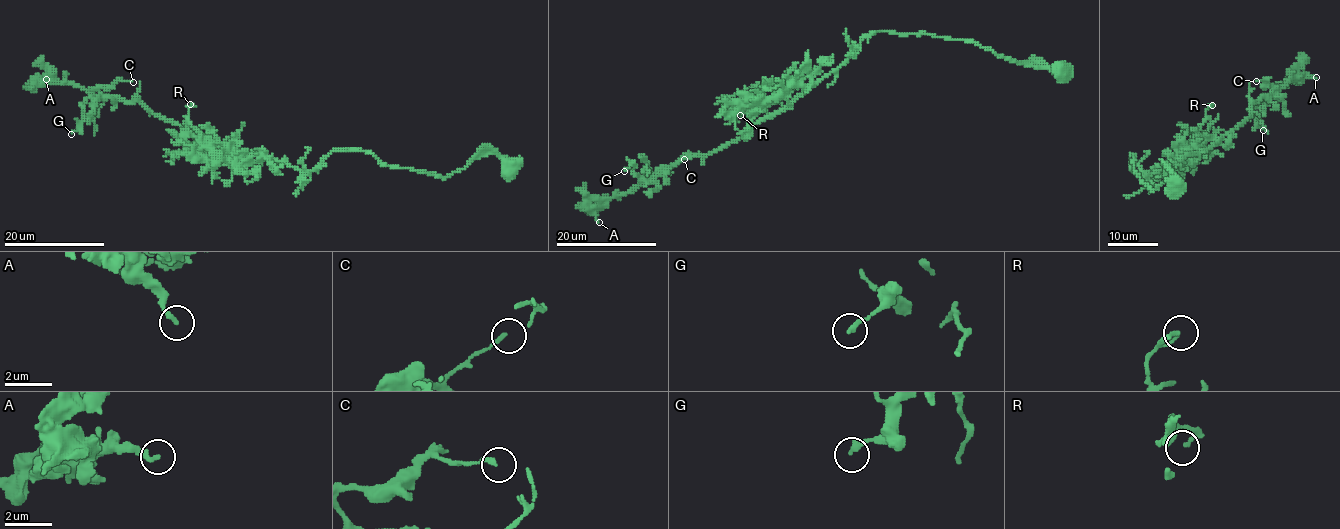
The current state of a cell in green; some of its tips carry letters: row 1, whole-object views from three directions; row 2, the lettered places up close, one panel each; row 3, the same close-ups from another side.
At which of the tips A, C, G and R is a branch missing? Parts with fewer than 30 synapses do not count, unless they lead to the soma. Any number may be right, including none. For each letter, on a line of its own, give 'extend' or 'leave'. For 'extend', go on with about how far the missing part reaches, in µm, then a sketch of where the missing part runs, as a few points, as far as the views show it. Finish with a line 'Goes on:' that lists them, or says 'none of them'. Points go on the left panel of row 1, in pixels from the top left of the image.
A: leave
C: leave
G: leave
R: leave
Goes on: none of them

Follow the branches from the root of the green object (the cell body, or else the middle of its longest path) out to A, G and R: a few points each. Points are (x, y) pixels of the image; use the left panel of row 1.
A: (513, 166), (485, 154), (442, 178), (334, 150), (302, 172), (208, 141), (138, 102), (36, 80), (46, 79)
G: (513, 166), (485, 154), (442, 178), (334, 150), (302, 172), (208, 141), (117, 97), (88, 98), (71, 134)
R: (513, 166), (485, 154), (442, 178), (359, 150), (334, 150), (307, 172), (232, 162), (202, 140), (190, 104)

